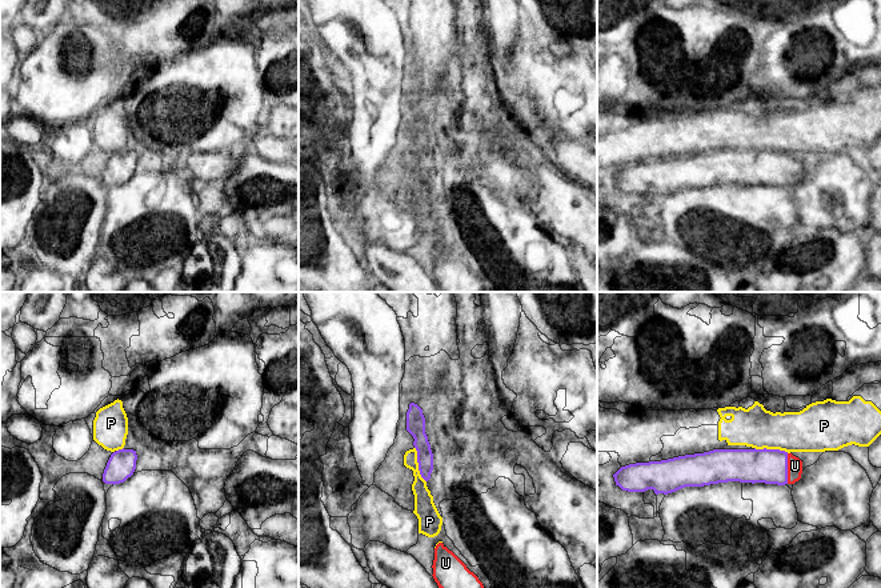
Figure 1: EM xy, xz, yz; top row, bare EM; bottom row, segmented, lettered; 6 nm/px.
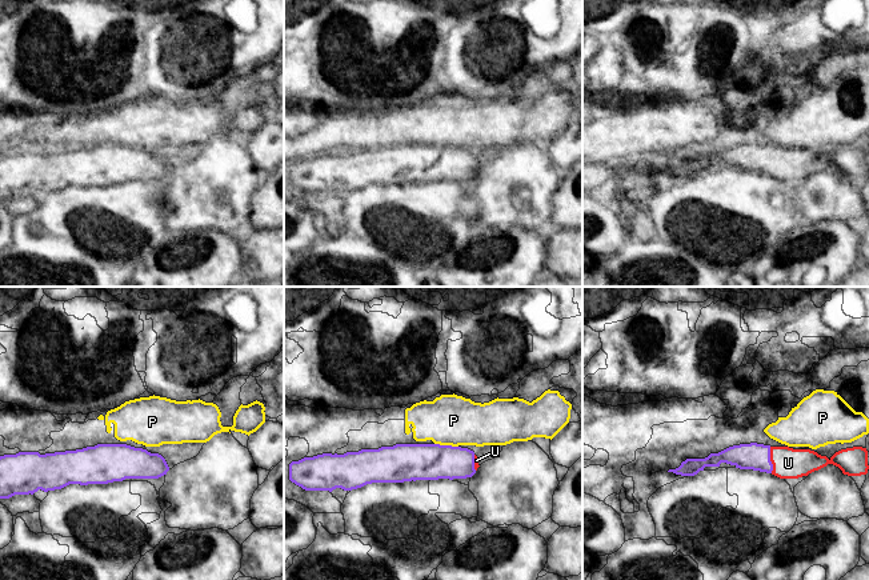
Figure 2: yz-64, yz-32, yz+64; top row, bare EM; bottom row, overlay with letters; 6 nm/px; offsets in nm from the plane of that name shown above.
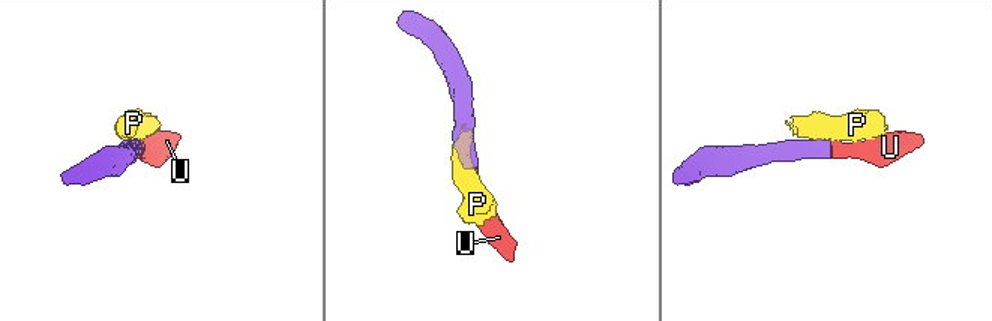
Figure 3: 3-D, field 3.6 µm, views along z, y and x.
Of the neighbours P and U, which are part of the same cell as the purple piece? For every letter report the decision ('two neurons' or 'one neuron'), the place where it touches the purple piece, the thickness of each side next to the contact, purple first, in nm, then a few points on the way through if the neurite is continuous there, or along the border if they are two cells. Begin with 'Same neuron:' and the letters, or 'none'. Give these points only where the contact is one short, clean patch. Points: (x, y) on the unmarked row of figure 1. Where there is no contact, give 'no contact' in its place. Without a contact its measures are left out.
Same neuron: U
P: two neurons | xz (419, 166) | 110/120 nm | along xz (415, 148), (419, 175), (425, 183)
U: one neuron | yz (787, 170) | 200/100 nm | across yz (765, 167), (787, 170), (795, 167)

